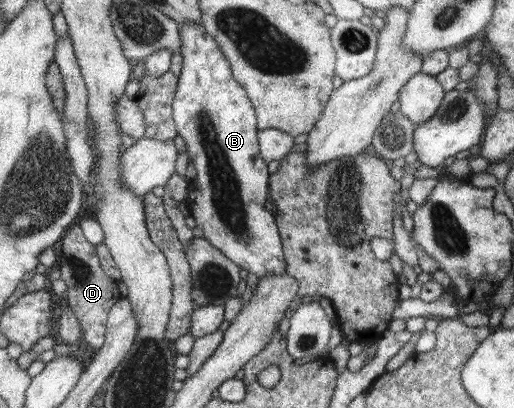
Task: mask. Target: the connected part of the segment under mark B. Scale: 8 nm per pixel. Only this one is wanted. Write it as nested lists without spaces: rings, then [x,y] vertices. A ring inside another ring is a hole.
[[[183,22],[179,25],[182,47],[182,71],[178,75],[178,84],[173,99],[173,120],[177,135],[184,139],[192,165],[197,169],[194,185],[190,187],[183,208],[193,215],[196,225],[202,228],[206,238],[230,261],[233,261],[243,274],[255,273],[258,279],[274,275],[284,275],[287,270],[285,253],[282,253],[280,236],[274,215],[266,211],[264,203],[268,197],[268,170],[266,160],[260,157],[256,133],[256,111],[247,95],[247,90],[234,79],[231,63],[223,54],[218,41],[206,31],[201,23]]]

